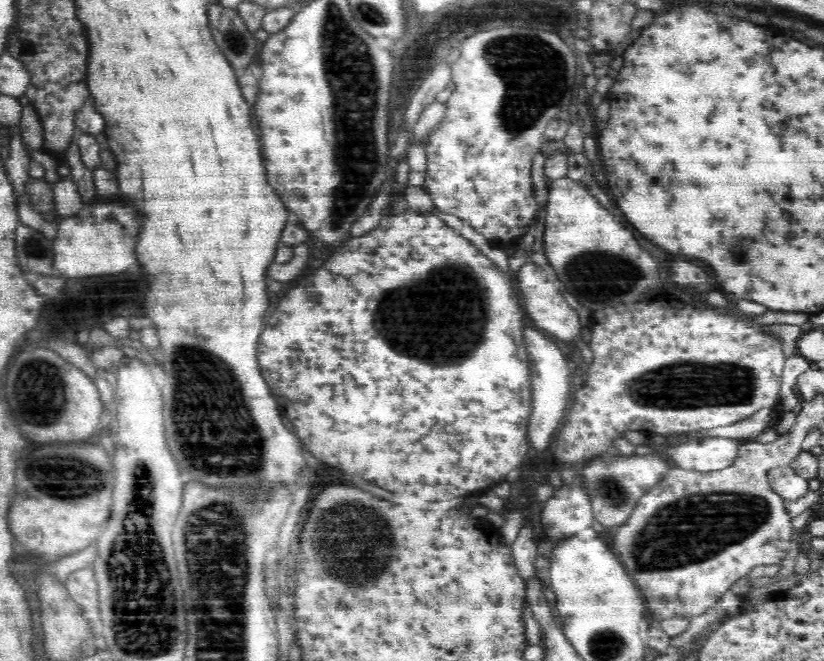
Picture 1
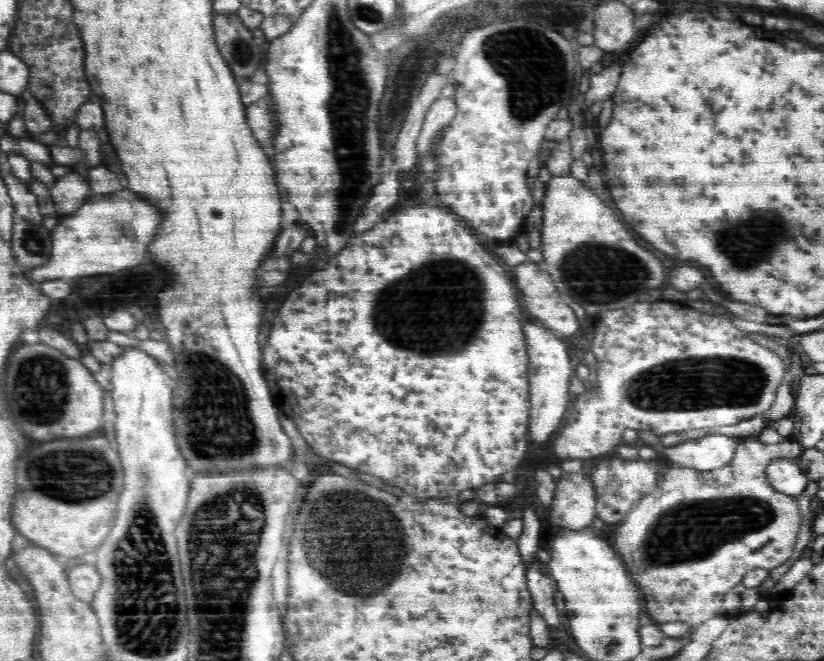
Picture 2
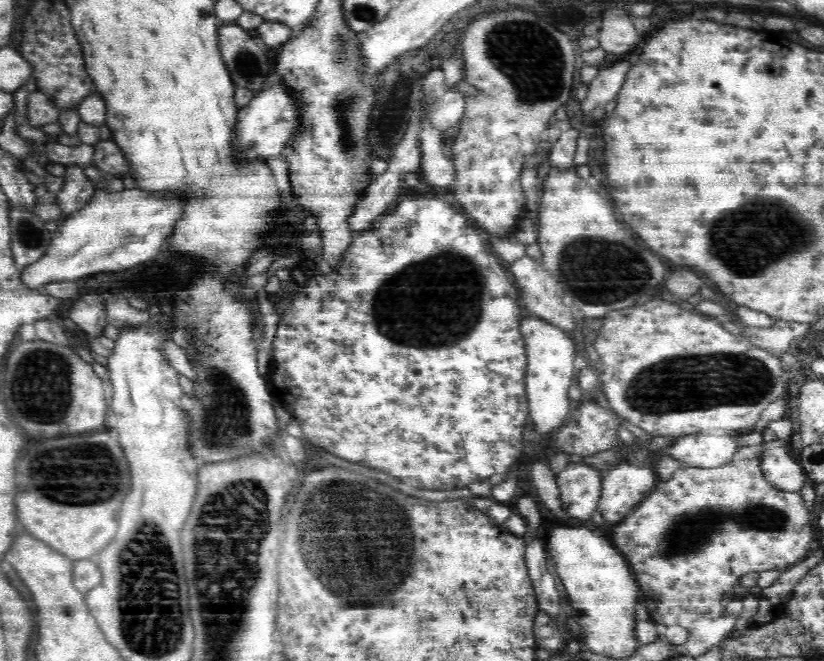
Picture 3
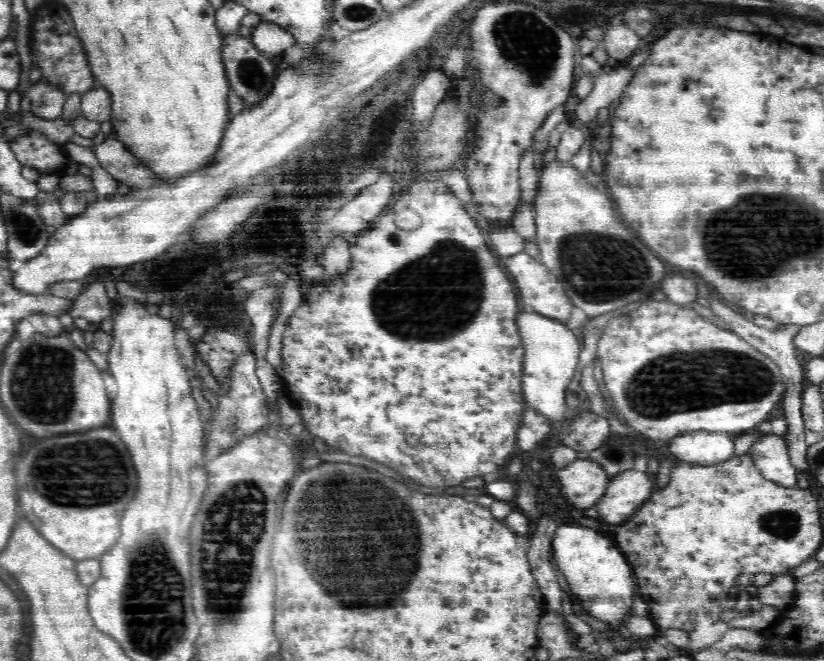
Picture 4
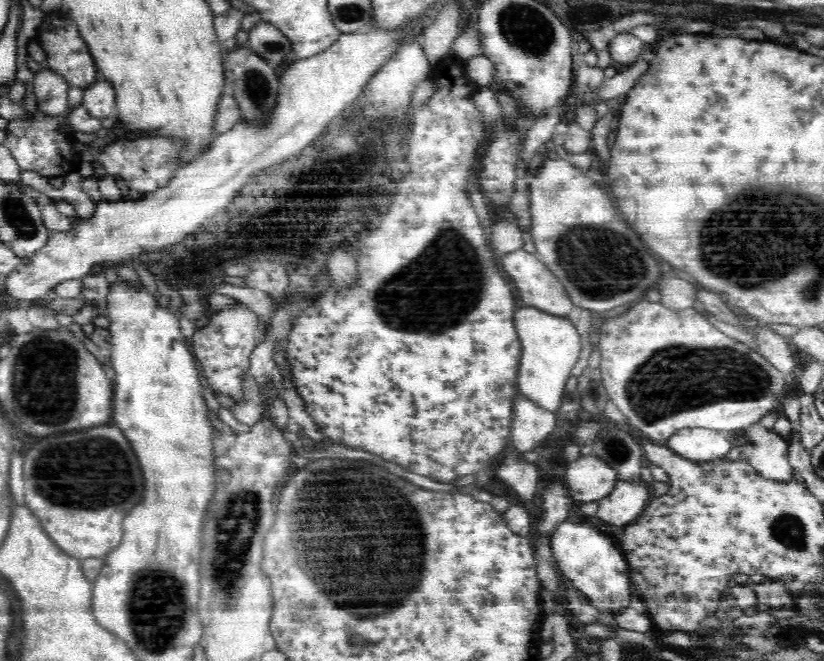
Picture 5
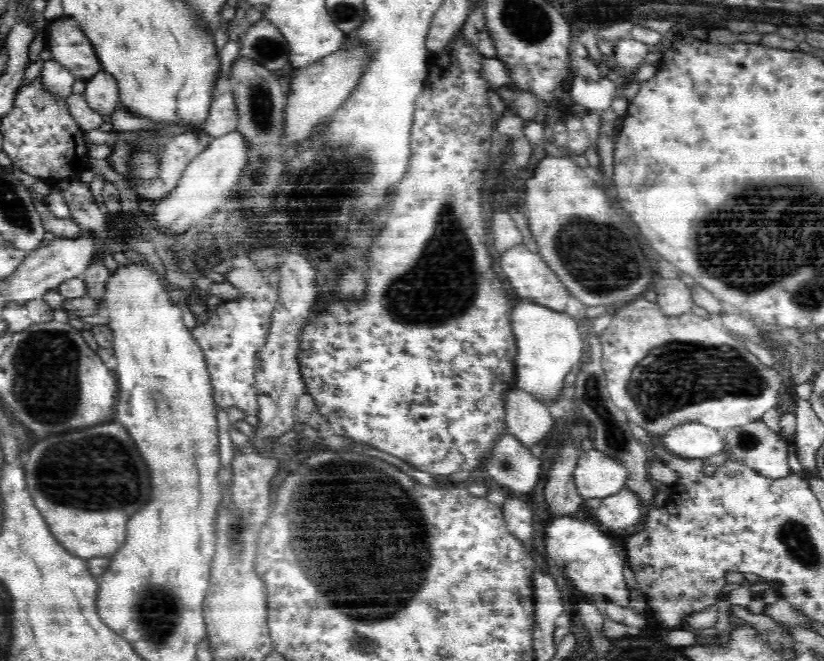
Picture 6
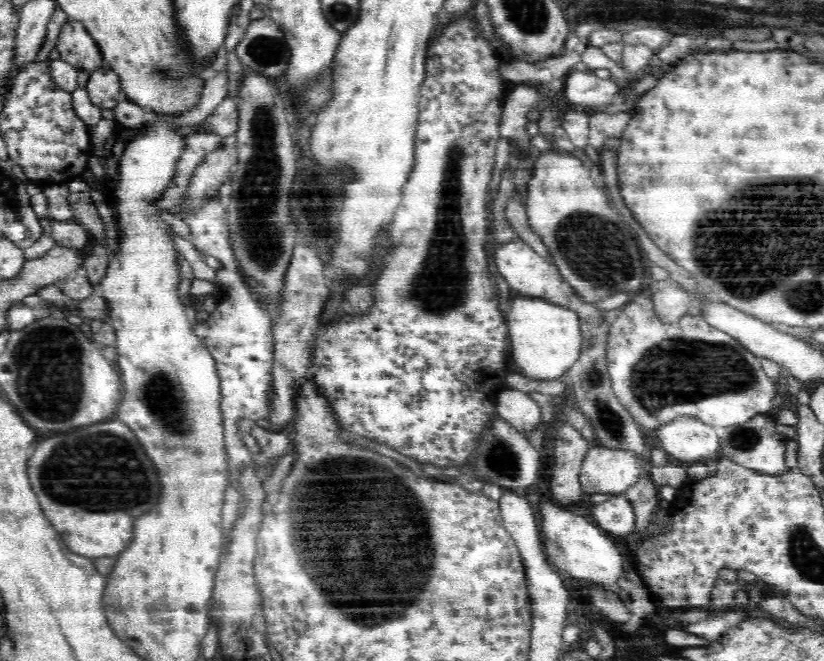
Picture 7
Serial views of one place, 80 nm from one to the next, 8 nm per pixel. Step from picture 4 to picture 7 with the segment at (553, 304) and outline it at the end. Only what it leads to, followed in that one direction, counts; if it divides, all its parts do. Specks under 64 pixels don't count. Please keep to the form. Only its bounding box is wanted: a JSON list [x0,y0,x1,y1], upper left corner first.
[493,239,573,308]

